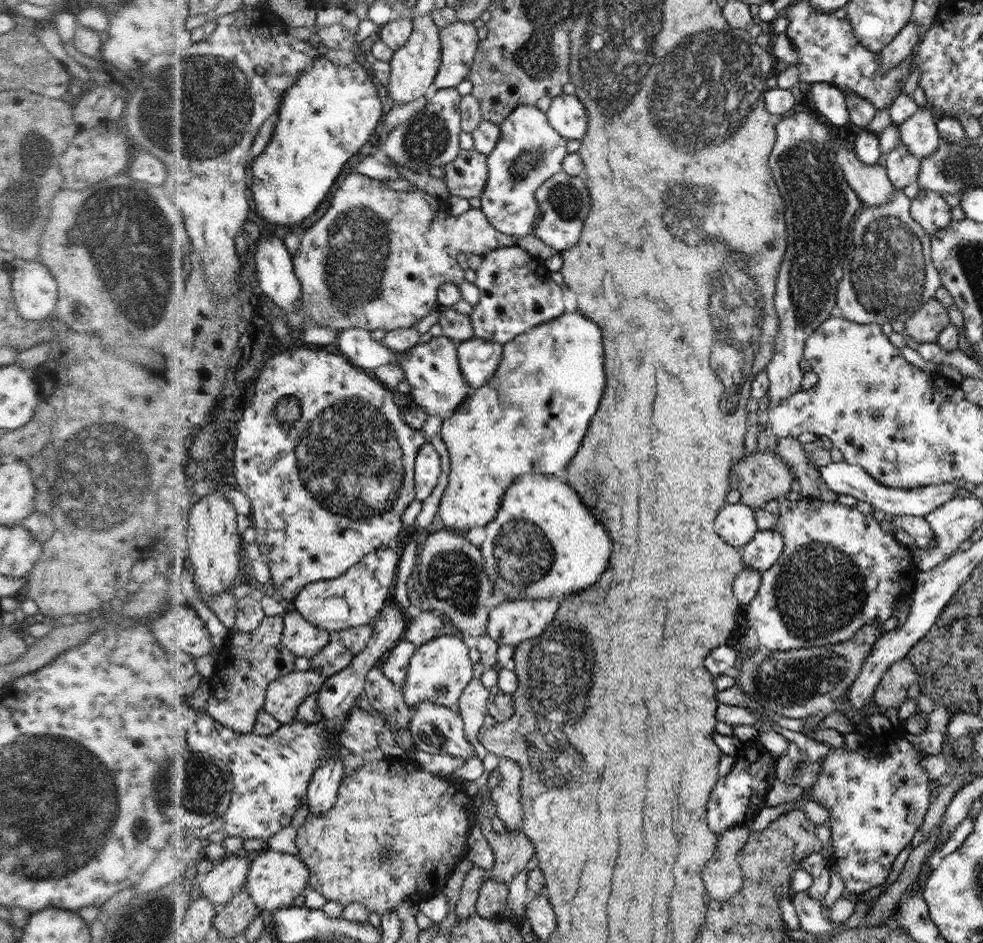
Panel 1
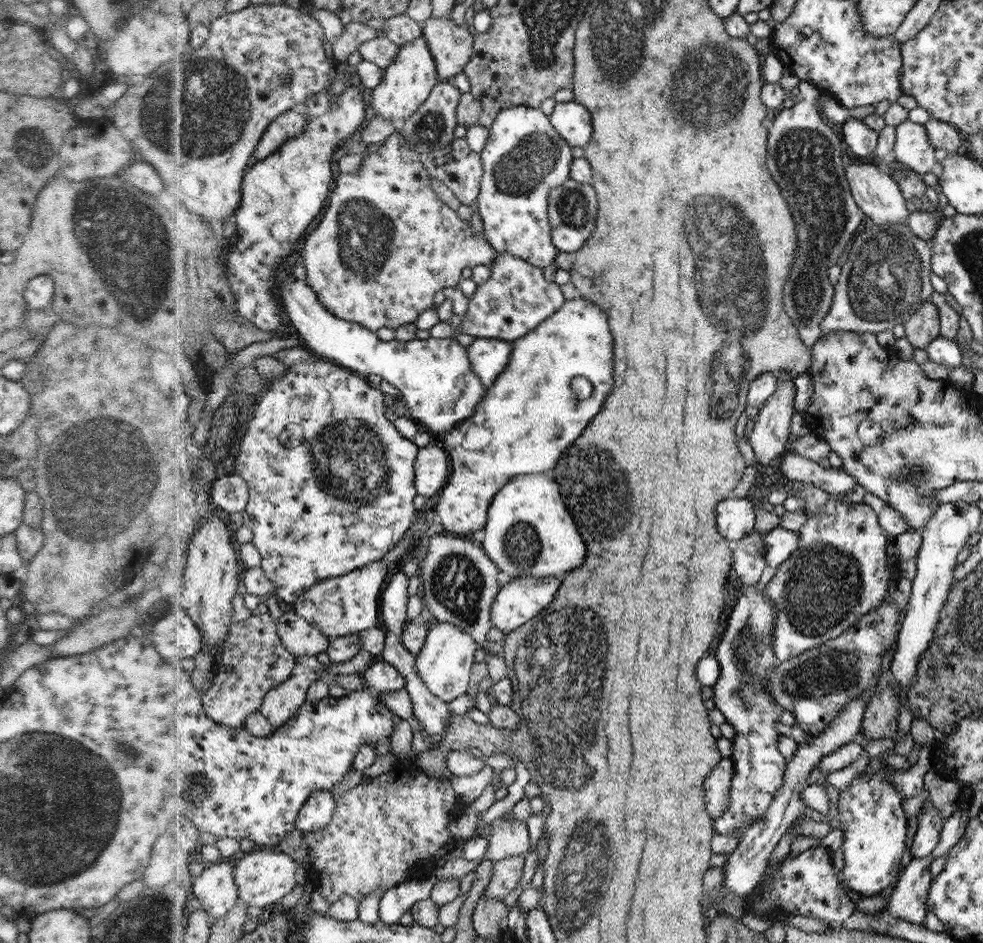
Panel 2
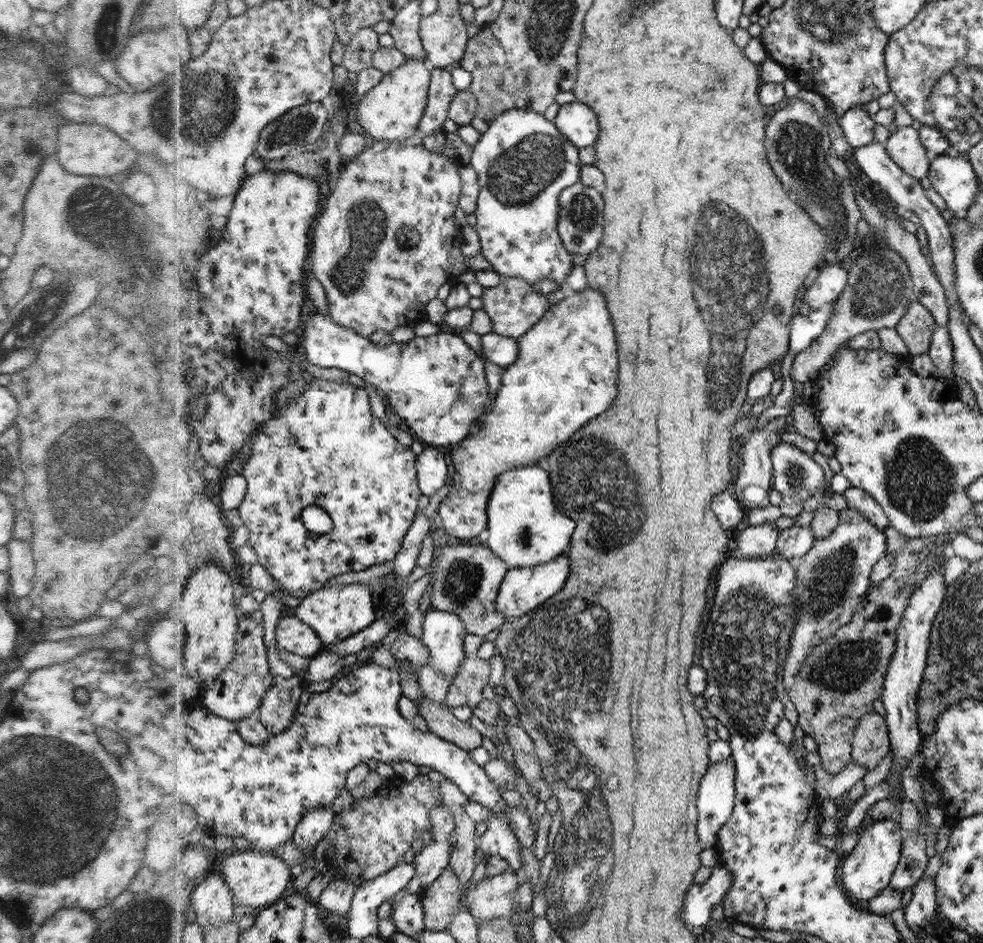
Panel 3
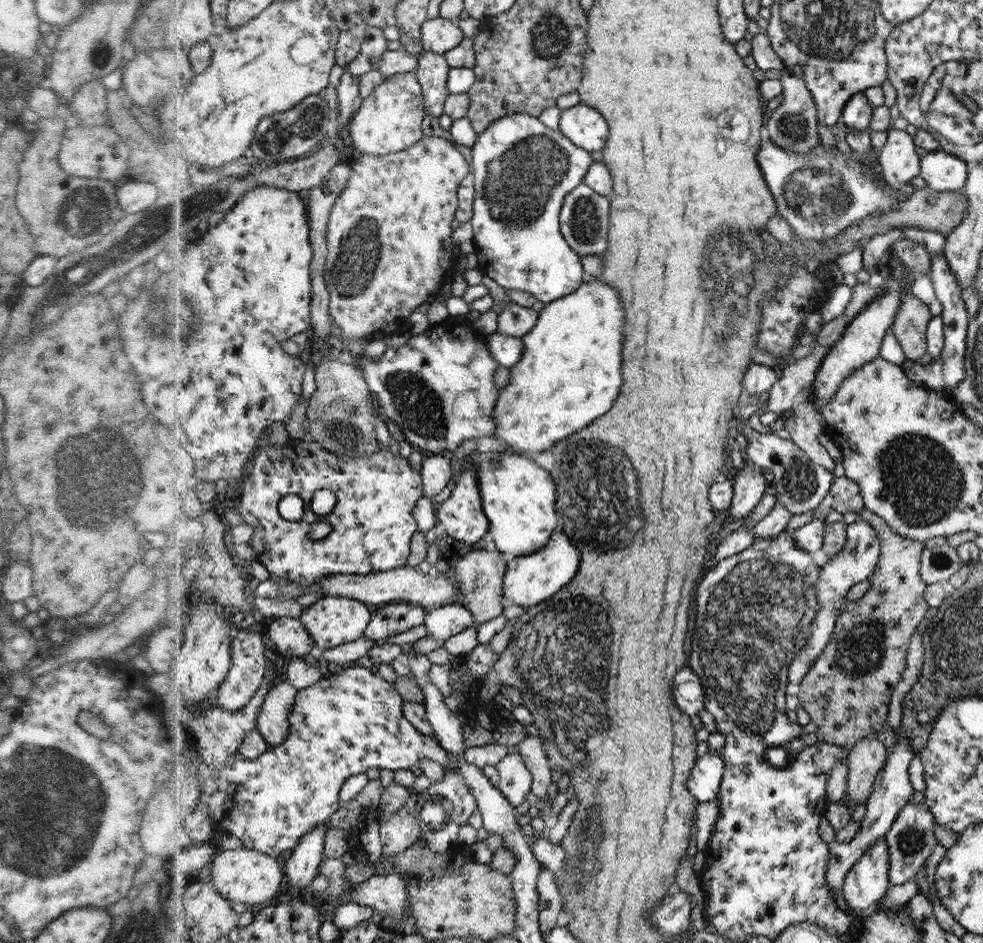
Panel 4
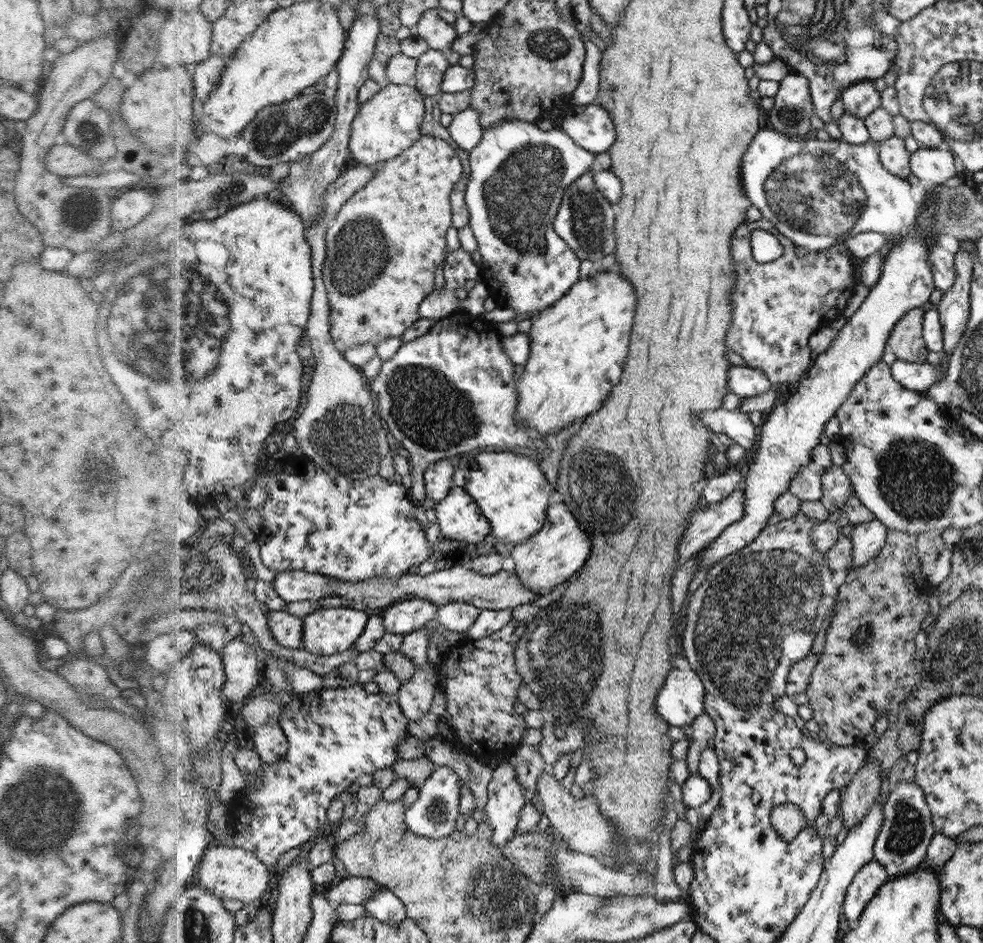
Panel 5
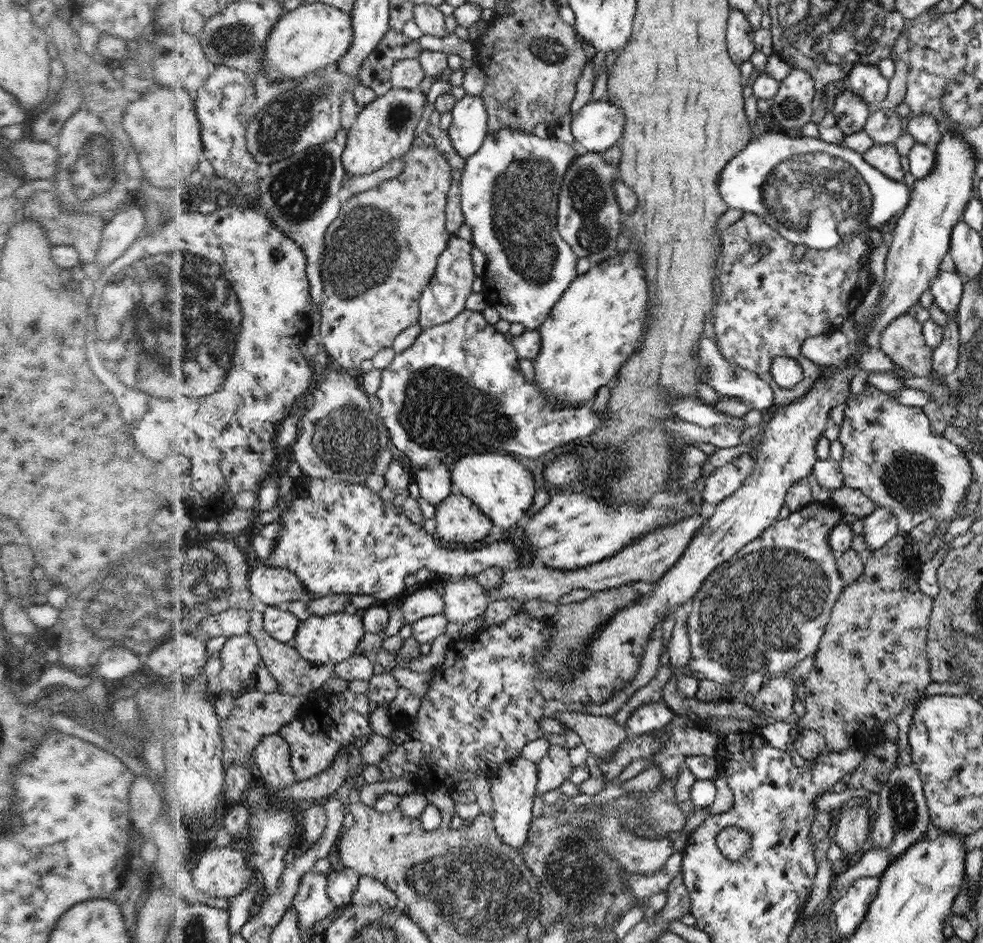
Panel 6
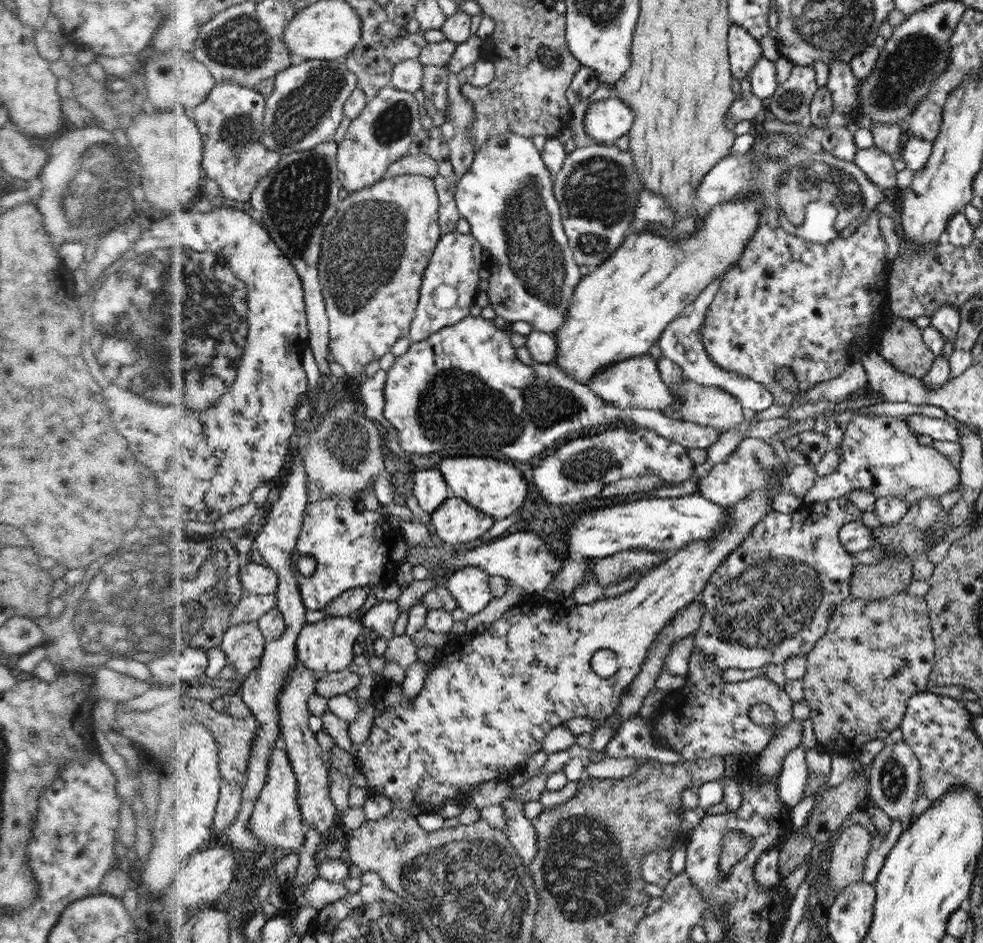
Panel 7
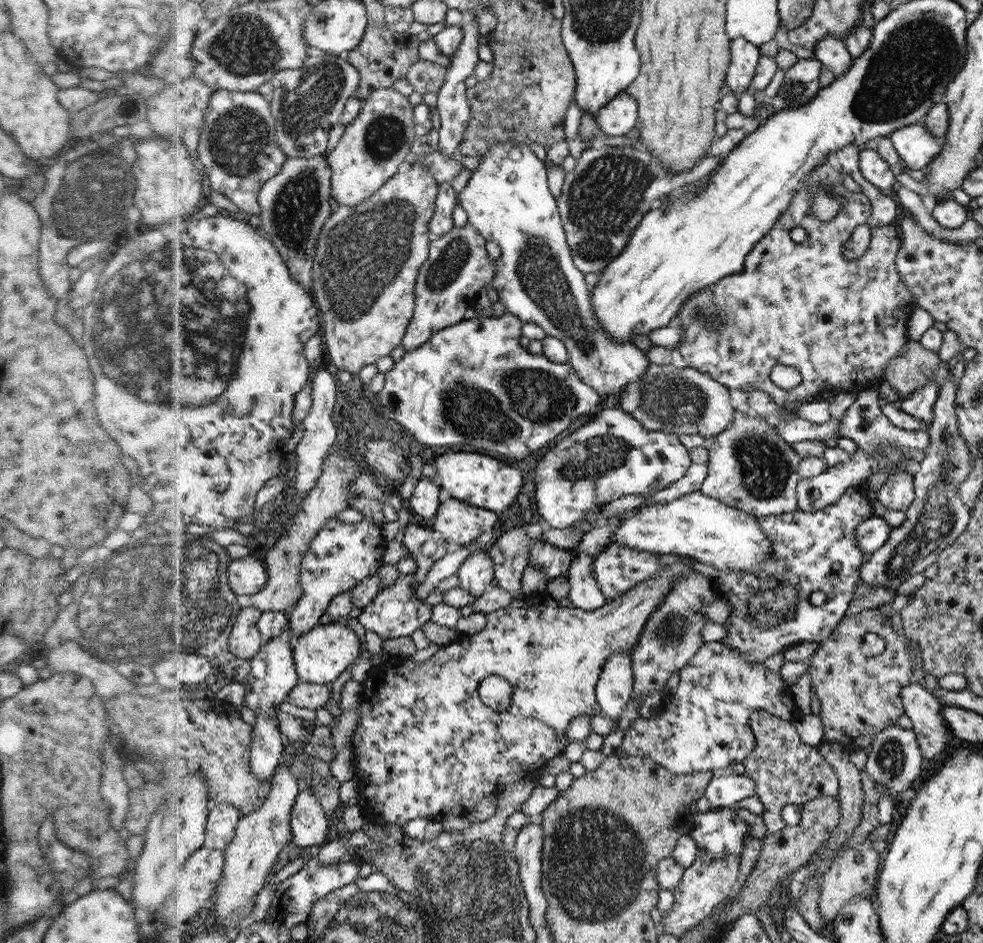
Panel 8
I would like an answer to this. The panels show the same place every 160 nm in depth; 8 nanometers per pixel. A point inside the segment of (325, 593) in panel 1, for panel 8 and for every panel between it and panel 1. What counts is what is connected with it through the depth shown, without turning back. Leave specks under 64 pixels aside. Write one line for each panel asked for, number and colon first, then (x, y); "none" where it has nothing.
2: (350, 604)
3: (341, 611)
4: (334, 620)
5: (329, 631)
6: (325, 640)
7: (328, 646)
8: (322, 655)

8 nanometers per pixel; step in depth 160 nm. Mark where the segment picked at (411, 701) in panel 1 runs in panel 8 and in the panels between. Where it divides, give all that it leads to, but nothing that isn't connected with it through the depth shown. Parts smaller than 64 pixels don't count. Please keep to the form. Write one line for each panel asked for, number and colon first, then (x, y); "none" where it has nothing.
2: (445, 661)
3: (444, 633)
4: (442, 623)
5: (459, 616)
6: (465, 598)
7: (469, 586)
8: (476, 574)

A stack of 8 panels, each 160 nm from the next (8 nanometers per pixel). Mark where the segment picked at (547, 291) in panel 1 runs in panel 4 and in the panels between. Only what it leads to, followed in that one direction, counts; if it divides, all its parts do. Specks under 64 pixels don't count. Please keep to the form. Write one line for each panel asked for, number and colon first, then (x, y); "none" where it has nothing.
2: (516, 298)
3: (513, 306)
4: (514, 320)

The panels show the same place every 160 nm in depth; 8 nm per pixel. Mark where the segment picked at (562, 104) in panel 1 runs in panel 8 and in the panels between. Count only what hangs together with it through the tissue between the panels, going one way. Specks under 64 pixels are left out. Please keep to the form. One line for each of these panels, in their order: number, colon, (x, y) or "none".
2: (574, 122)
3: (576, 120)
4: (585, 126)
5: (589, 125)
6: (599, 125)
7: (606, 120)
8: (620, 116)

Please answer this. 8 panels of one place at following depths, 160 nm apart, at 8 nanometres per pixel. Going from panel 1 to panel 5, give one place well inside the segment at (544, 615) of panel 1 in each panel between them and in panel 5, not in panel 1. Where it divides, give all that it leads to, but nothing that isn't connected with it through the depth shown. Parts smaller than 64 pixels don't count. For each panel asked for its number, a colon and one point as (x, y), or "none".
2: (520, 600)
3: (525, 589)
4: (530, 580)
5: (562, 548)

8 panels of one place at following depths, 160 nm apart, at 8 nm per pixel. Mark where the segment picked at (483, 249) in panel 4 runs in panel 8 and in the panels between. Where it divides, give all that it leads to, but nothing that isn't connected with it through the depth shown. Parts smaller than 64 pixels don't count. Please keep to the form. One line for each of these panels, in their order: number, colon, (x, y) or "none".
5: (519, 174)
6: (509, 188)
7: (508, 197)
8: (507, 200)

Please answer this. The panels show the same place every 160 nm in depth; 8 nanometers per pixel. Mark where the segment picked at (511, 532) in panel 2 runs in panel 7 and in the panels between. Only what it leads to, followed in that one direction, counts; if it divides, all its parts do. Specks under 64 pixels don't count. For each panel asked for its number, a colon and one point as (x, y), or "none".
3: (525, 527)
4: (518, 497)
5: (511, 491)
6: (503, 489)
7: (497, 488)

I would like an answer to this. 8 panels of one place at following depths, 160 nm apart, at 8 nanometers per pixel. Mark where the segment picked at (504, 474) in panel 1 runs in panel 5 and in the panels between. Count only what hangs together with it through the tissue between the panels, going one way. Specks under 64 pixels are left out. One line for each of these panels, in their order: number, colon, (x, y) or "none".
2: (529, 416)
3: (566, 373)
4: (568, 376)
5: (578, 345)

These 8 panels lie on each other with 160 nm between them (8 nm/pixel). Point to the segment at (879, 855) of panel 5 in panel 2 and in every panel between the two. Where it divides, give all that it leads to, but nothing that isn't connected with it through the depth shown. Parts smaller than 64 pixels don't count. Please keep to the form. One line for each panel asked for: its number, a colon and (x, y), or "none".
2: (908, 902)
3: (914, 860)
4: (911, 840)

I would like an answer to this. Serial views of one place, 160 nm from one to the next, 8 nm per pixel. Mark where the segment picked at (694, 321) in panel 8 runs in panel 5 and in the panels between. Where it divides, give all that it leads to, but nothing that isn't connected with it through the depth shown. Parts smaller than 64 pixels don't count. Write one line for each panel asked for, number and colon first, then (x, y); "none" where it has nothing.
5: (775, 307)
6: (769, 304)
7: (788, 302)

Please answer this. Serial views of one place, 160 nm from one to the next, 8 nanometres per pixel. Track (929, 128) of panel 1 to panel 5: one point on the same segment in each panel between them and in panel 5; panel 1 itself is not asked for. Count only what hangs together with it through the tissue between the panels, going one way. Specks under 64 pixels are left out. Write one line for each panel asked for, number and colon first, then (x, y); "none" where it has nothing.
2: (912, 147)
3: (904, 147)
4: (899, 163)
5: (895, 157)

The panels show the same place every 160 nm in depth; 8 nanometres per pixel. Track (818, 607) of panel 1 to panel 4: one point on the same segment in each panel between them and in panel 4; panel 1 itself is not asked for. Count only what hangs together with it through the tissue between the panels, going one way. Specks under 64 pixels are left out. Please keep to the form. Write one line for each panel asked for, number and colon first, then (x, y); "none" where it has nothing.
2: (839, 572)
3: (833, 577)
4: (857, 561)

